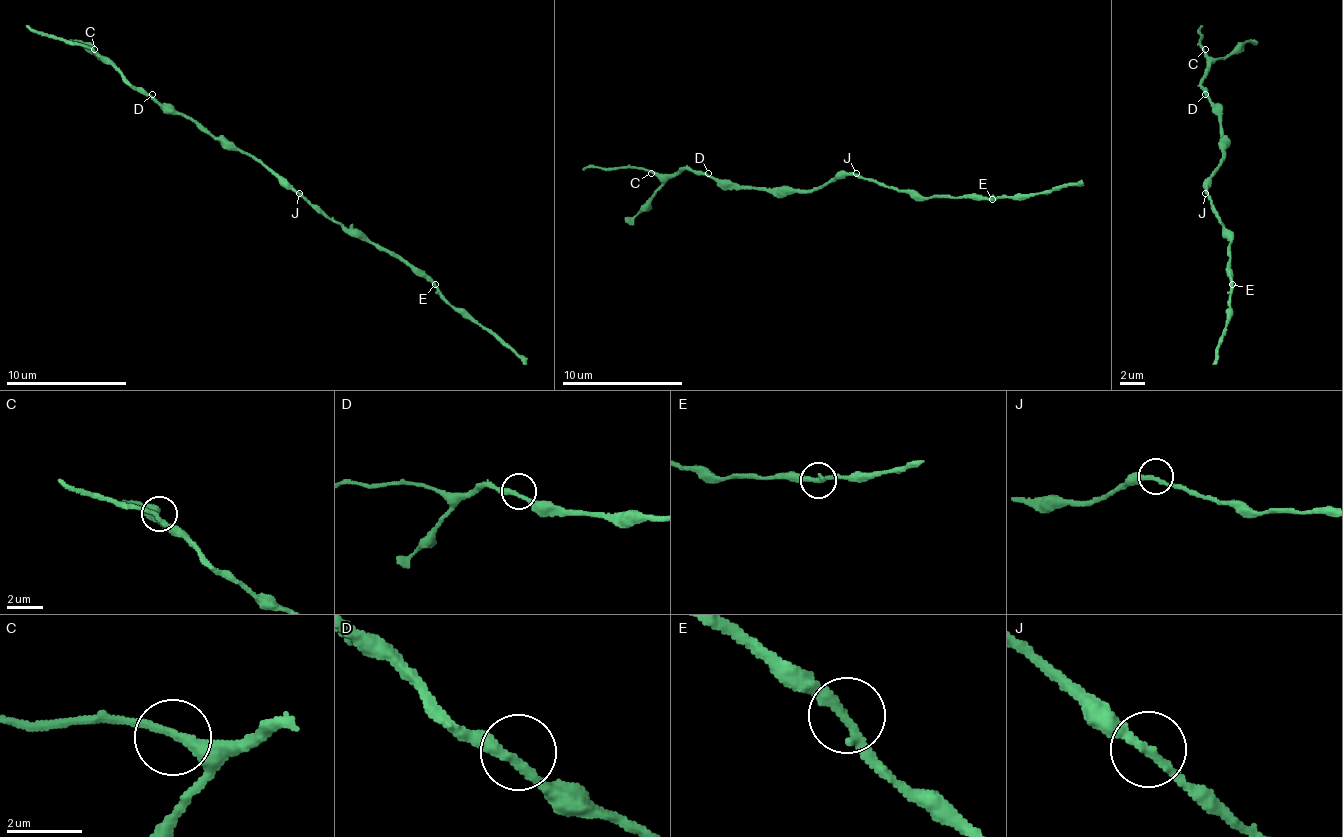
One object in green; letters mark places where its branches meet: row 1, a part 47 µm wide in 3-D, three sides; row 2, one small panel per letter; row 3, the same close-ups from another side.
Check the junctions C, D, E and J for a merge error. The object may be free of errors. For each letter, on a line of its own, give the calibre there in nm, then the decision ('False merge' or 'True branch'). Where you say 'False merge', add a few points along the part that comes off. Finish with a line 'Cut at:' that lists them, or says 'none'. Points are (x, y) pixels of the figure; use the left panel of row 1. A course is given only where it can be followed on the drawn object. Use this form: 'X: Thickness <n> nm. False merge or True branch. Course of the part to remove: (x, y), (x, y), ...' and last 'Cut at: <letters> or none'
C: Thickness 240 nm. True branch
D: Thickness 280 nm. True branch
E: Thickness 280 nm. True branch
J: Thickness 240 nm. True branch
Cut at: none

